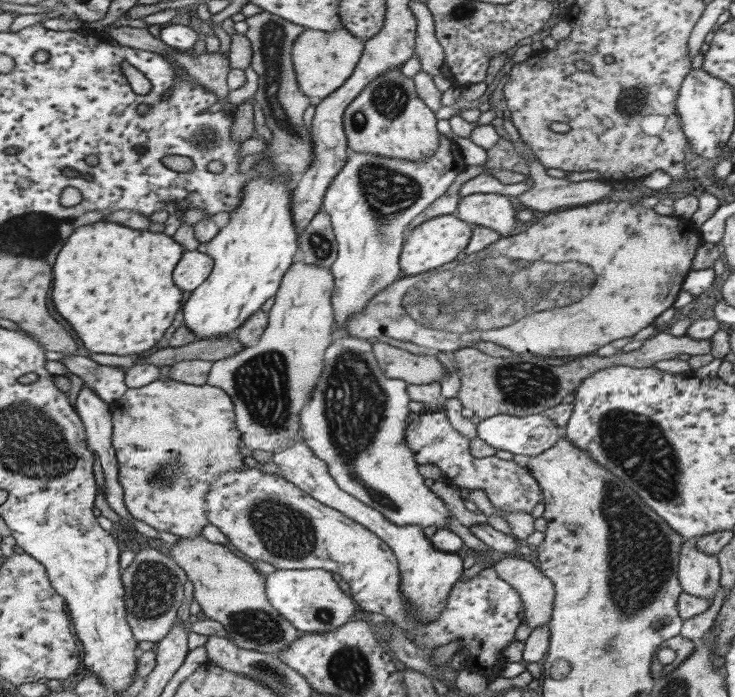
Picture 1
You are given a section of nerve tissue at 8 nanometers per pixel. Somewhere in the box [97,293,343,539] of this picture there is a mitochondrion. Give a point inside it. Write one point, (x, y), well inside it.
(261, 382)

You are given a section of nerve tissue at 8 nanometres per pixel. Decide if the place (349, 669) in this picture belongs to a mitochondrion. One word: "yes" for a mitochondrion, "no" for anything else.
yes

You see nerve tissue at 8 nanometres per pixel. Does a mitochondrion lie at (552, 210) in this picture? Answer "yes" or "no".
no

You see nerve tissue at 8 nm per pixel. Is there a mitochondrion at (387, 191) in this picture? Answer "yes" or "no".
yes

